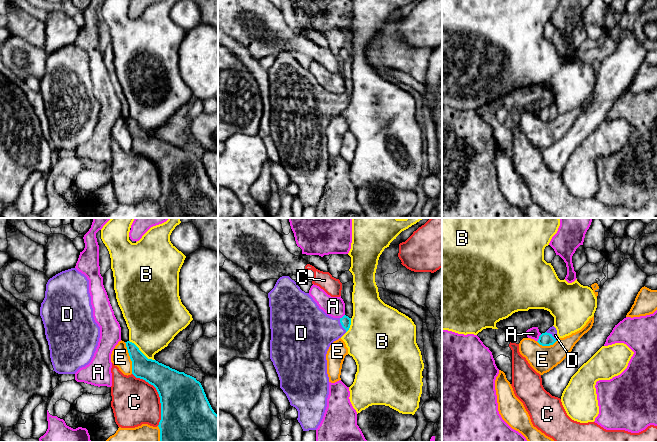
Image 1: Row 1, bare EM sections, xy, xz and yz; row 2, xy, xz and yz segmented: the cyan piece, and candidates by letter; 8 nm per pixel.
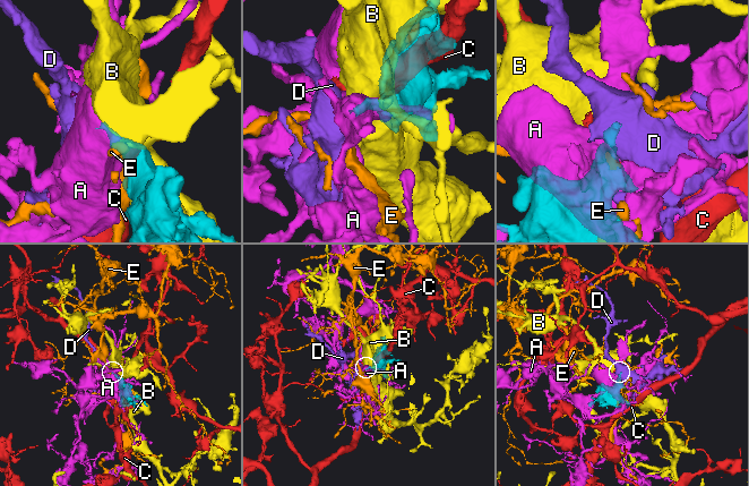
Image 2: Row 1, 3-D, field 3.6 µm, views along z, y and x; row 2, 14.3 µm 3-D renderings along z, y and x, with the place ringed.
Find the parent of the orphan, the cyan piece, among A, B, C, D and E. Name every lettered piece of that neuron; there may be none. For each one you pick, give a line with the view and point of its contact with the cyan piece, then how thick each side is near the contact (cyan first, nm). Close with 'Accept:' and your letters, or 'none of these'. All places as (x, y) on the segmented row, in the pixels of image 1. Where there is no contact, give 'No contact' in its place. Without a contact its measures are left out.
D: Touches cyan at xz (341, 324). Thickness 90 nm (cyan) against 380 nm
Accept: D

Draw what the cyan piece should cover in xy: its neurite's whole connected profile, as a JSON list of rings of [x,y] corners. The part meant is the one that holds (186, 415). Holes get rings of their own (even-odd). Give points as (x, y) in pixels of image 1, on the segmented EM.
[[[132,342],[126,347],[132,361],[132,374],[153,385],[160,397],[160,442],[218,442],[218,415],[212,409],[204,389],[196,378],[148,359]]]

